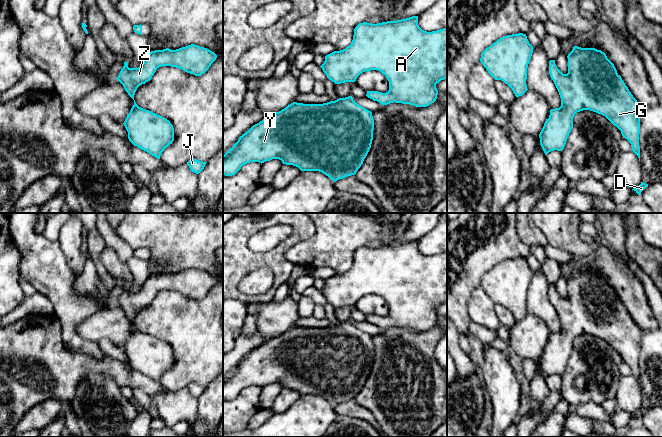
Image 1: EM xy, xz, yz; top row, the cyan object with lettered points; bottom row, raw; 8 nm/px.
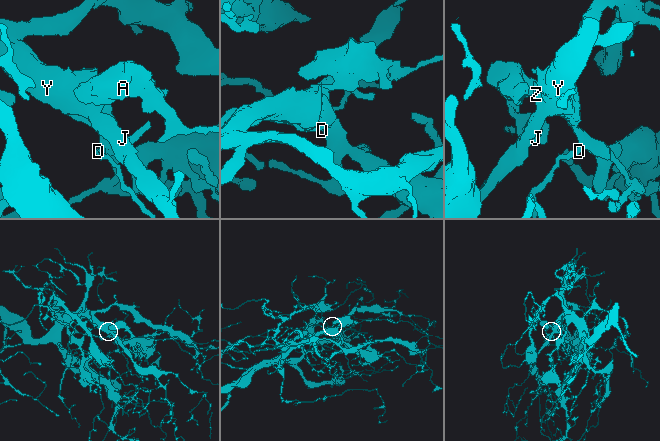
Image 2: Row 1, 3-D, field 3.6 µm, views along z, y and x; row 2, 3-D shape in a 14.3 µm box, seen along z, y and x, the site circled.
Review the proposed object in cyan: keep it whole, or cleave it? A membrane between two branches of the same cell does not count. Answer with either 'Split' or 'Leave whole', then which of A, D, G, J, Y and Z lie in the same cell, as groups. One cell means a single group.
Leave whole. Groups: A D G J Y Z

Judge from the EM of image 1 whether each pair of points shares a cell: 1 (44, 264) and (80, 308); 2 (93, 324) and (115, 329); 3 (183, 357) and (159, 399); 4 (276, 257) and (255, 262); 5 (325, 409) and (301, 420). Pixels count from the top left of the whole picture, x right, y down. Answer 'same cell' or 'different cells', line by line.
1: same cell
2: same cell
3: different cells
4: same cell
5: same cell

